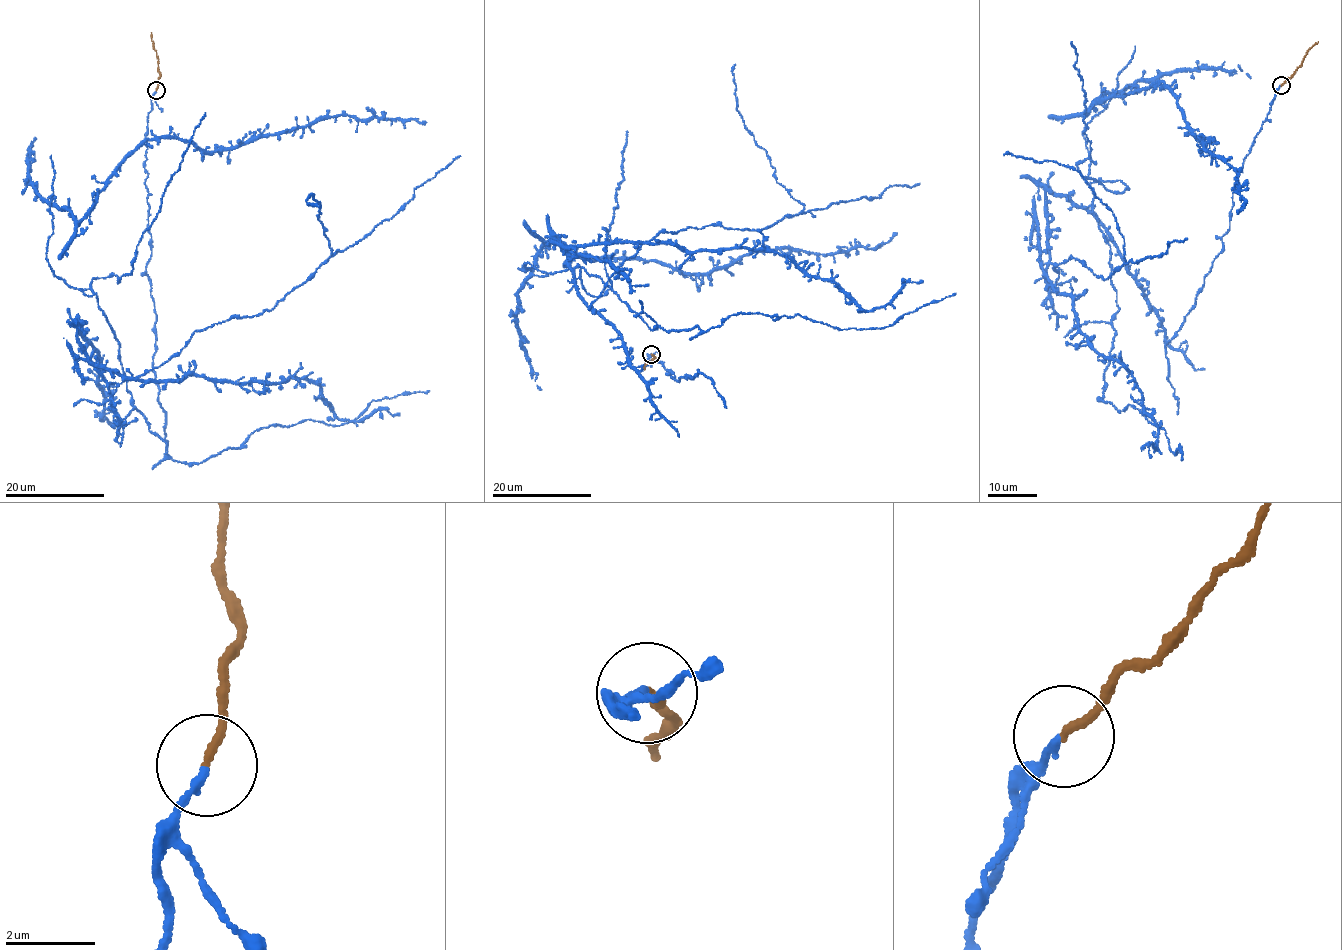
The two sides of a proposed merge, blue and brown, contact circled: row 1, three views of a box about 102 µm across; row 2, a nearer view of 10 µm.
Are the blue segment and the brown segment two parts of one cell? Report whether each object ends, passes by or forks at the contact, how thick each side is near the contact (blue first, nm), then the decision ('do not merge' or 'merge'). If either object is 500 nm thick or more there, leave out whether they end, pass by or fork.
blue ends | brown ends | 160/180 nm | merge

